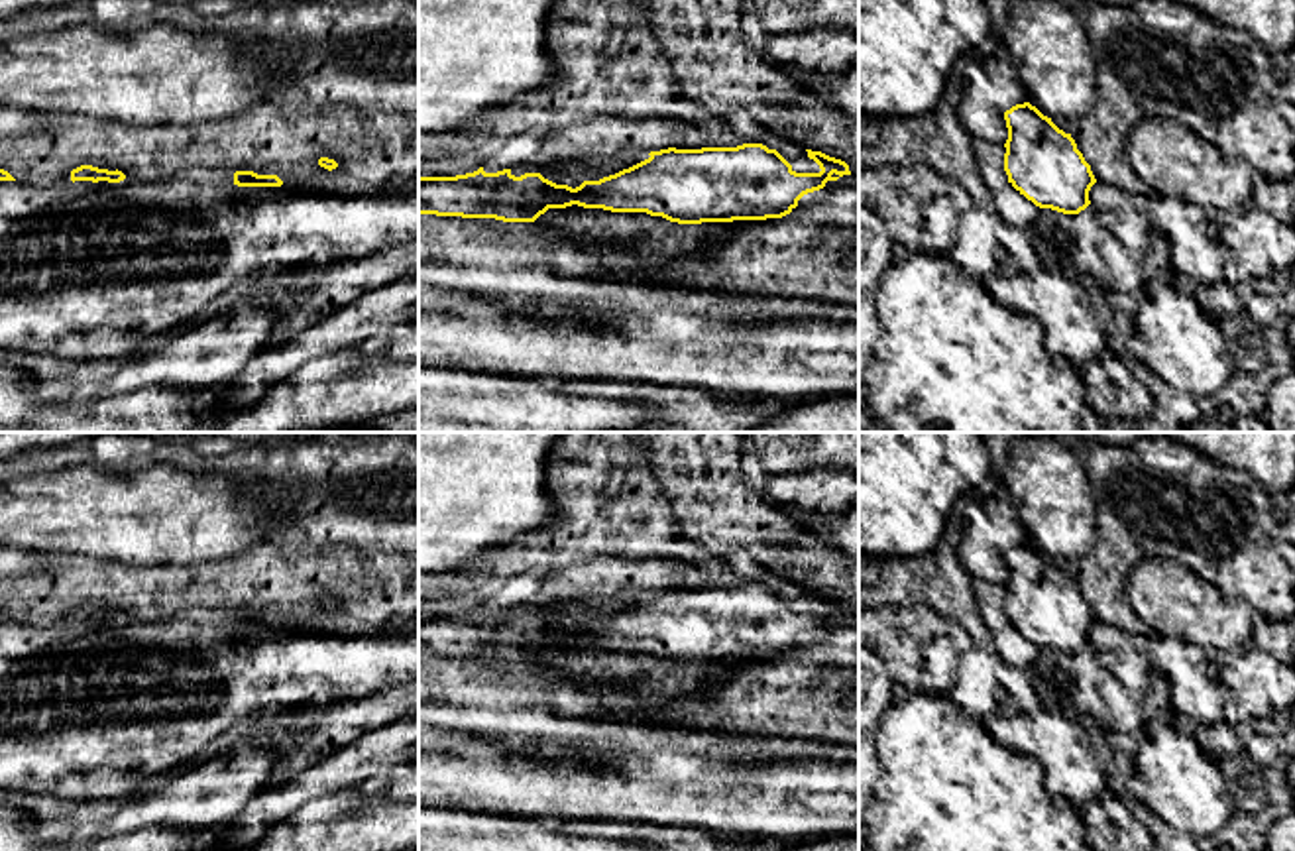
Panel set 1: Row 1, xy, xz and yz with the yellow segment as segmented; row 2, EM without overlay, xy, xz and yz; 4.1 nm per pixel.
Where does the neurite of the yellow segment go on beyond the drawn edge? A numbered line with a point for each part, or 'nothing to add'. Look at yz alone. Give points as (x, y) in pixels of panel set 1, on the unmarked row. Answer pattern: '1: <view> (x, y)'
nothing to add

